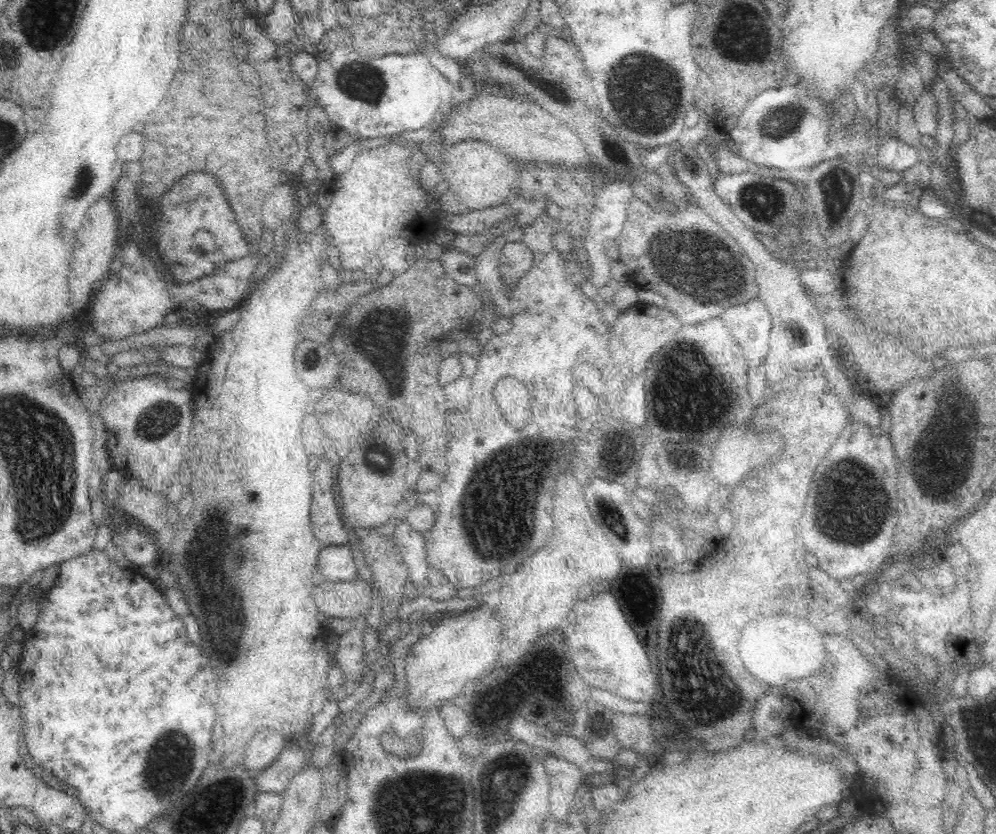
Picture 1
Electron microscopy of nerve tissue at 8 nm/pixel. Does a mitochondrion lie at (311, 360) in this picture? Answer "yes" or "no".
no

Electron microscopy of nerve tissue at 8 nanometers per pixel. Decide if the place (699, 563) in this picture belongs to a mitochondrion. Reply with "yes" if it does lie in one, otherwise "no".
no

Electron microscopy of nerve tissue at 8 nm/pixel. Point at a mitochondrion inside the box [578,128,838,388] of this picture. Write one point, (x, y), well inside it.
(698, 264)

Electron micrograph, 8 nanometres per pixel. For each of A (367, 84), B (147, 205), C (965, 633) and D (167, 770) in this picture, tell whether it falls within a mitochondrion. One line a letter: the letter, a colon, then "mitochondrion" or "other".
A: mitochondrion
B: other
C: other
D: mitochondrion

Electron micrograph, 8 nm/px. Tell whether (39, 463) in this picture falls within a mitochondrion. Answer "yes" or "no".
yes

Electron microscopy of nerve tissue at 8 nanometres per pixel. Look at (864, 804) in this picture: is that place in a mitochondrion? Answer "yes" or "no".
no

